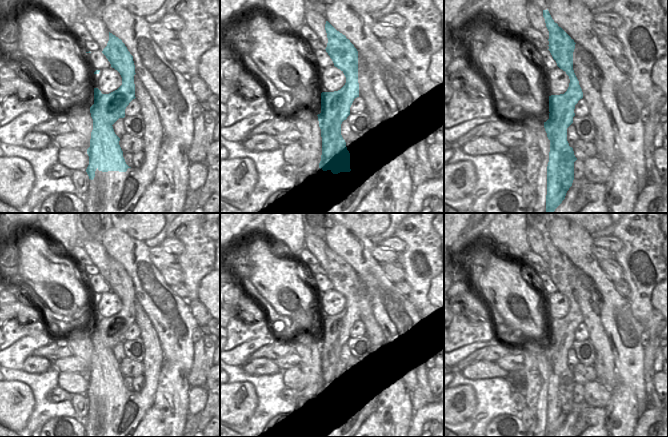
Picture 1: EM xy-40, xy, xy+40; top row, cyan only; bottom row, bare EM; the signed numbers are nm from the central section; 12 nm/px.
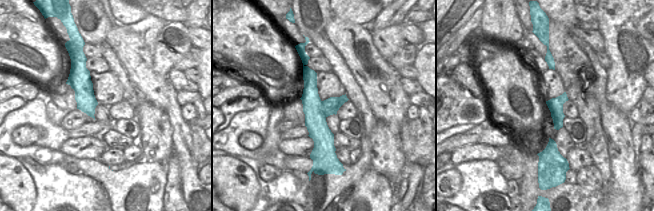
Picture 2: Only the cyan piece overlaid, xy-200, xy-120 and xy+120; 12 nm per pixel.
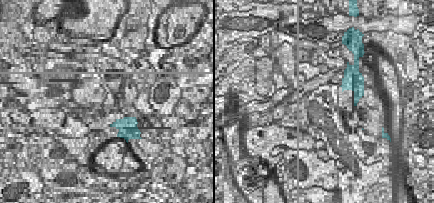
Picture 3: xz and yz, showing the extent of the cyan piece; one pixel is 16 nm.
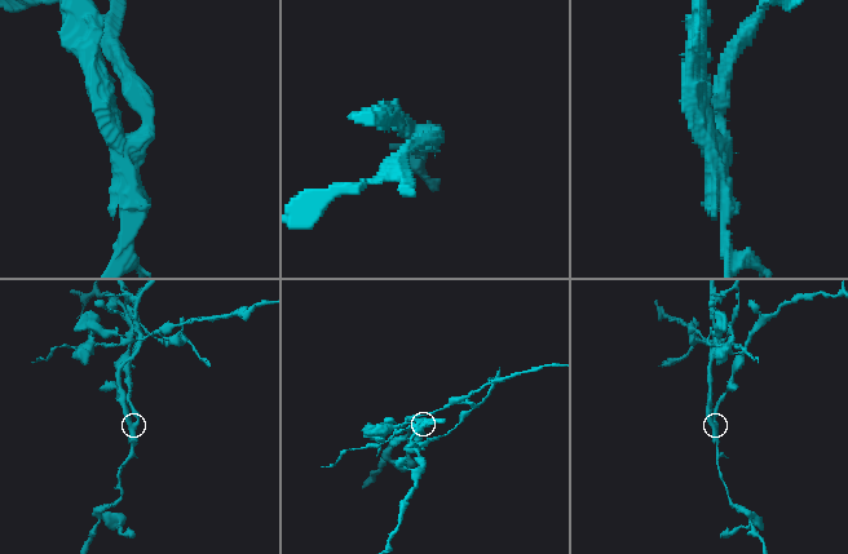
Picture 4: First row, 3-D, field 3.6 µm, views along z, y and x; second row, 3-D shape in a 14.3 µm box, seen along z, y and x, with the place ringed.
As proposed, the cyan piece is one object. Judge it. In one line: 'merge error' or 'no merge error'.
merge error

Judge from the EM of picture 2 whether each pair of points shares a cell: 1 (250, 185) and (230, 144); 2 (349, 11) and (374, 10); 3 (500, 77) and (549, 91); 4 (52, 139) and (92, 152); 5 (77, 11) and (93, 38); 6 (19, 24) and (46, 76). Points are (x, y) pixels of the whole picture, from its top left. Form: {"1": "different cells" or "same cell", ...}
{"1": "different cells", "2": "same cell", "3": "different cells", "4": "different cells", "5": "same cell", "6": "same cell"}

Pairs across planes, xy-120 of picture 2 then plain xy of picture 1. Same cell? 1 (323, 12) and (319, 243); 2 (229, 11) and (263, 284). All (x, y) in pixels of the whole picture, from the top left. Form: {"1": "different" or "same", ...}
{"1": "different", "2": "same"}

